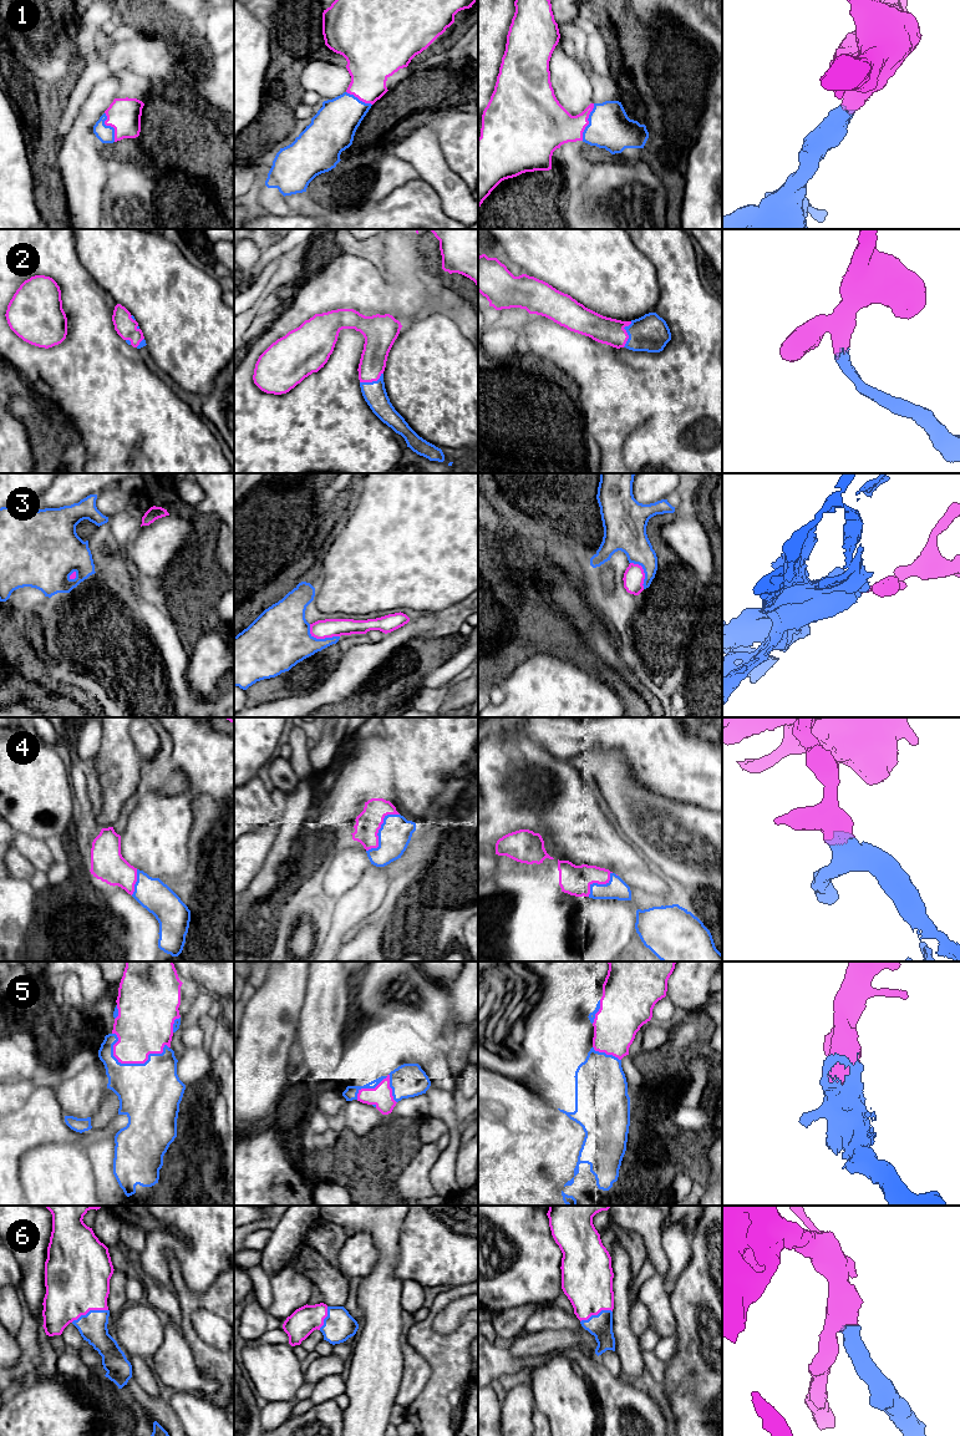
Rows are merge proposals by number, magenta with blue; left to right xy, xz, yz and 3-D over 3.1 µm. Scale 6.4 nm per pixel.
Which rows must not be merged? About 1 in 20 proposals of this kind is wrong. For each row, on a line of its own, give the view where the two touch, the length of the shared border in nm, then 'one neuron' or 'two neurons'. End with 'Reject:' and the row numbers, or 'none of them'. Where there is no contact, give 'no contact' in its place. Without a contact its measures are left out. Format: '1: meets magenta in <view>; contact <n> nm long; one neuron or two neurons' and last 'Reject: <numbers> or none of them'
1: meets magenta in yz; contact 260 nm long; one neuron
2: meets magenta in yz; contact 180 nm long; one neuron
3: meets magenta in xz; contact 220 nm long; two neurons
4: meets magenta in xz; contact 320 nm long; one neuron
5: meets magenta in xy; contact 380 nm long; one neuron
6: meets magenta in xy; contact 260 nm long; one neuron
Reject: 3

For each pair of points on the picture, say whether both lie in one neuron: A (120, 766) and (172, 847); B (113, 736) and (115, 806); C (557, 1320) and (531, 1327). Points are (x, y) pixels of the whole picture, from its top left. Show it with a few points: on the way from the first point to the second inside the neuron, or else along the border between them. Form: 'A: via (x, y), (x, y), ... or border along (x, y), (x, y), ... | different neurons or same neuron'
A: border along (146, 775), (142, 785) | different neurons
B: via (115, 754), (115, 788) | same neuron
C: via (550, 1320), (537, 1322) | same neuron

